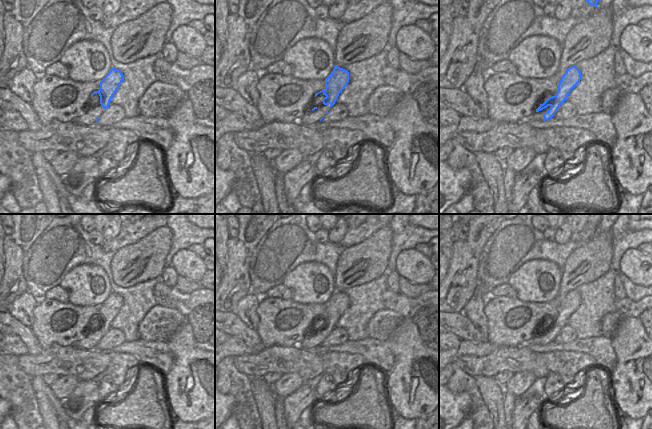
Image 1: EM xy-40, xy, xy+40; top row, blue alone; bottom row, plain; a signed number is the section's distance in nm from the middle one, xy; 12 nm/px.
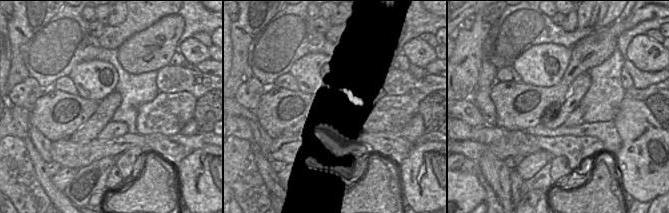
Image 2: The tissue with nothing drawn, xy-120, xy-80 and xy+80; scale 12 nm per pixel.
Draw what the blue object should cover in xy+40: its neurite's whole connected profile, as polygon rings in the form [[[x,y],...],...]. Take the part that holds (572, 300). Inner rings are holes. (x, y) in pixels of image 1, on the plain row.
[[[576,289],[569,291],[558,308],[556,319],[545,323],[545,326],[540,328],[528,344],[545,345],[551,343],[580,304],[581,296]]]

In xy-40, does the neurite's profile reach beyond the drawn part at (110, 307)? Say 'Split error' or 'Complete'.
Split error.

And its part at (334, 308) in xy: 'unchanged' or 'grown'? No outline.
grown

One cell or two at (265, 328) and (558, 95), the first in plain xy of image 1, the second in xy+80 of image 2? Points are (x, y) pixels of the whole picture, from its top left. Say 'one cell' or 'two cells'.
one cell

